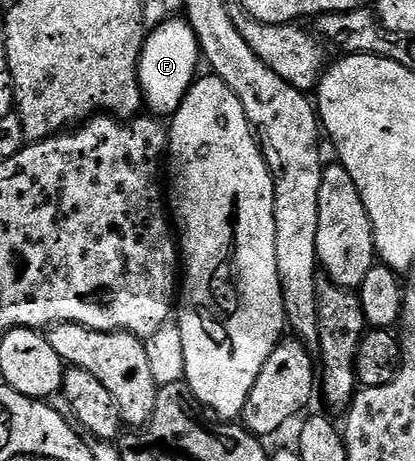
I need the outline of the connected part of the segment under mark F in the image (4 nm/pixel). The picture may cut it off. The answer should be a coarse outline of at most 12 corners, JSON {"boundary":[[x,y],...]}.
{"boundary":[[188,19],[145,36],[144,106],[172,117],[202,59]]}

